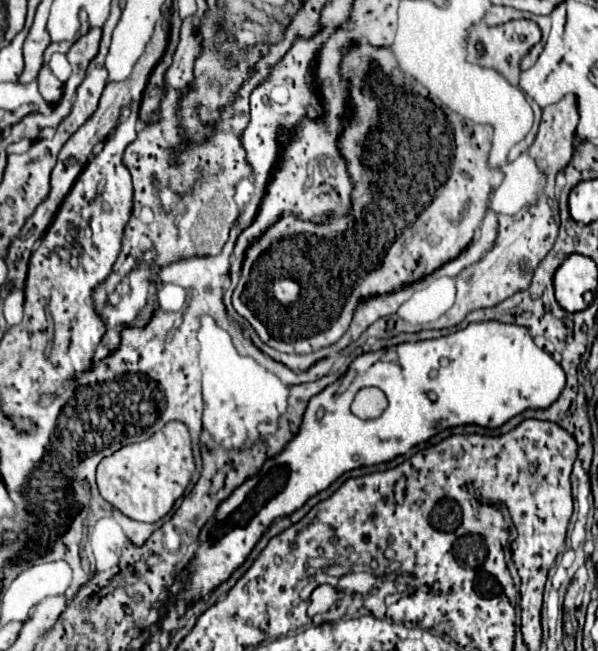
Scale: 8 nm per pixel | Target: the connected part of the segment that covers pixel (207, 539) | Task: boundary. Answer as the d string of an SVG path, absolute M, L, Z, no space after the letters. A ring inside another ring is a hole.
M496 320L474 322L442 338L404 342L390 350L384 348L358 356L342 378L326 386L308 402L300 430L284 446L284 450L268 458L258 474L246 478L226 500L222 500L216 514L202 526L198 536L198 548L186 564L186 578L182 578L180 590L168 598L164 616L174 612L178 618L184 618L184 614L194 602L210 596L214 588L226 582L232 572L244 564L252 548L258 544L262 534L276 518L290 516L292 512L302 508L308 498L326 490L344 472L360 466L388 462L408 452L412 446L426 442L434 434L452 426L478 424L484 428L498 428L526 408L548 408L560 396L564 384L566 376L562 366L548 352L544 352L532 342L526 328ZM362 388L380 388L386 394L388 406L374 420L362 420L350 412L350 404Z

